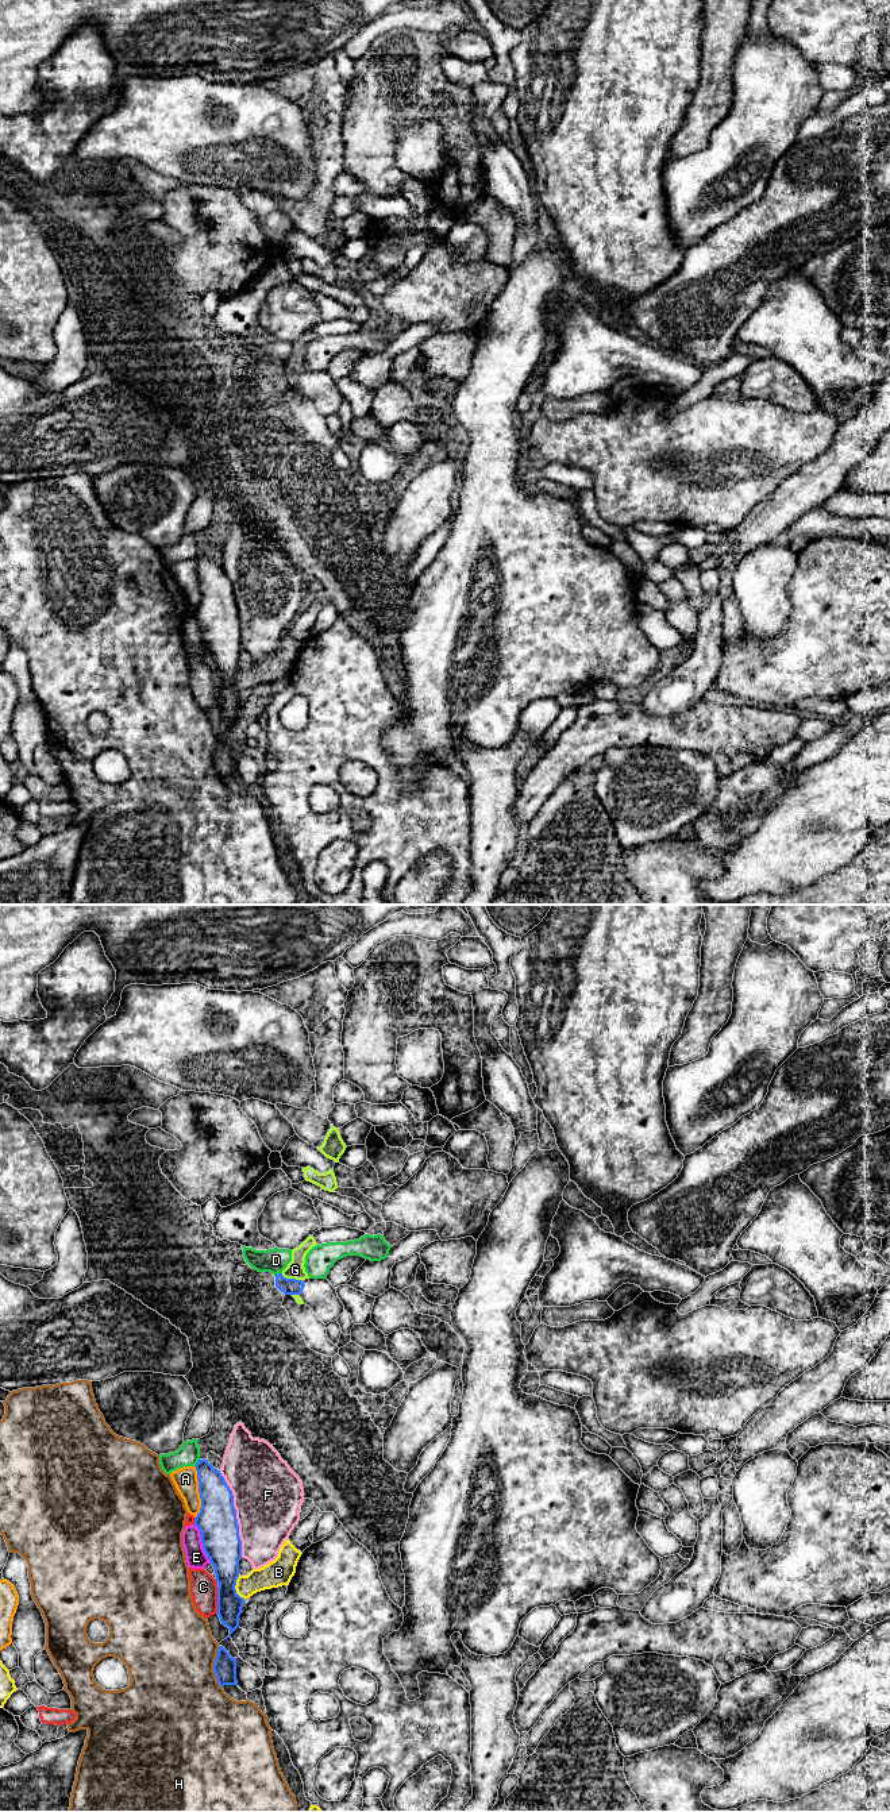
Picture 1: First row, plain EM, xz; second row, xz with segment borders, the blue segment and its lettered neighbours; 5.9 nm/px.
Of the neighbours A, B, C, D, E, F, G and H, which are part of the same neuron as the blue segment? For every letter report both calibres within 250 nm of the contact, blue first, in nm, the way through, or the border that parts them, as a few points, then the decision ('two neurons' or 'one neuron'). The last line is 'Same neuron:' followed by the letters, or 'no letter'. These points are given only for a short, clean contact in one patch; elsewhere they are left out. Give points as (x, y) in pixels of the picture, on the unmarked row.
A: 240/140 nm | along xz (195, 559), (200, 592), (200, 604), (196, 609) | two neurons
B: 220/150 nm | two neurons
C: 160/160 nm | two neurons
D: 100/150 nm | two neurons
E: 240/120 nm | along xz (193, 617), (199, 623), (201, 640), (211, 654) | two neurons
F: 240/420 nm | two neurons
G: 100/110 nm | along xz (281, 366), (289, 371), (300, 373) | two neurons
H: 140/500 nm | two neurons
Same neuron: no letter

